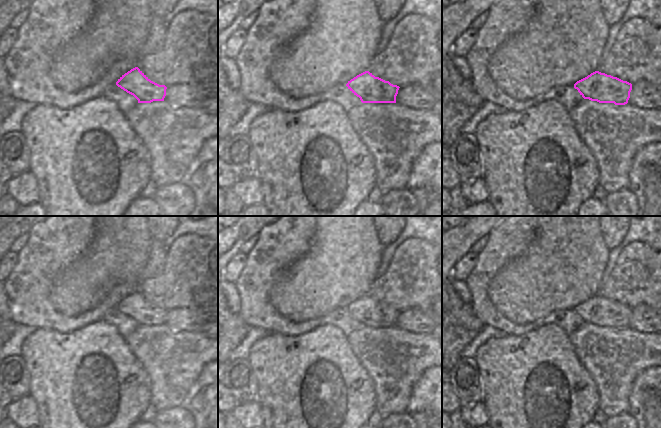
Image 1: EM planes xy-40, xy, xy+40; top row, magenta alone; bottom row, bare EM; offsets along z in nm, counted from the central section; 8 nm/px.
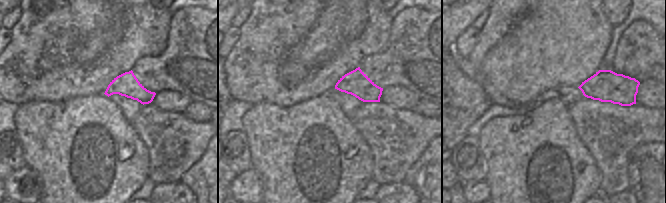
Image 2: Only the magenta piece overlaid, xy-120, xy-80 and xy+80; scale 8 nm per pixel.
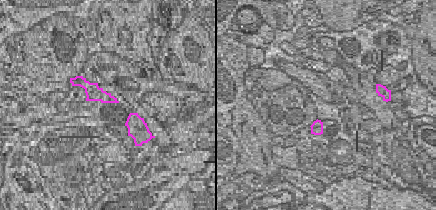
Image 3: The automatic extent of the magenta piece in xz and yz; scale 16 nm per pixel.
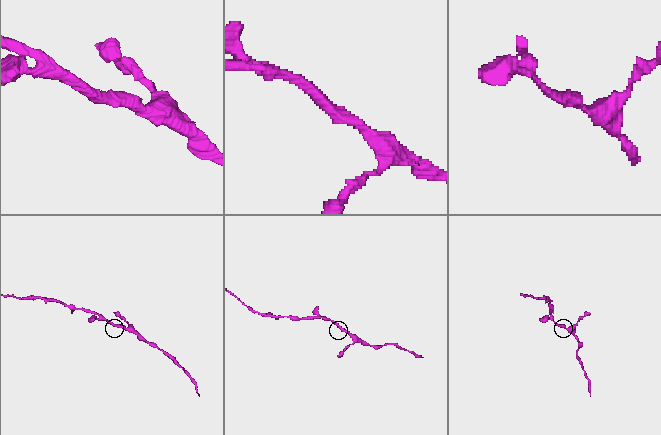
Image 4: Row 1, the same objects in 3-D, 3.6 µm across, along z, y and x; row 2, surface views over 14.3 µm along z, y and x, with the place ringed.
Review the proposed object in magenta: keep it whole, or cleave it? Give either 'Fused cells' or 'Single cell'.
Fused cells

